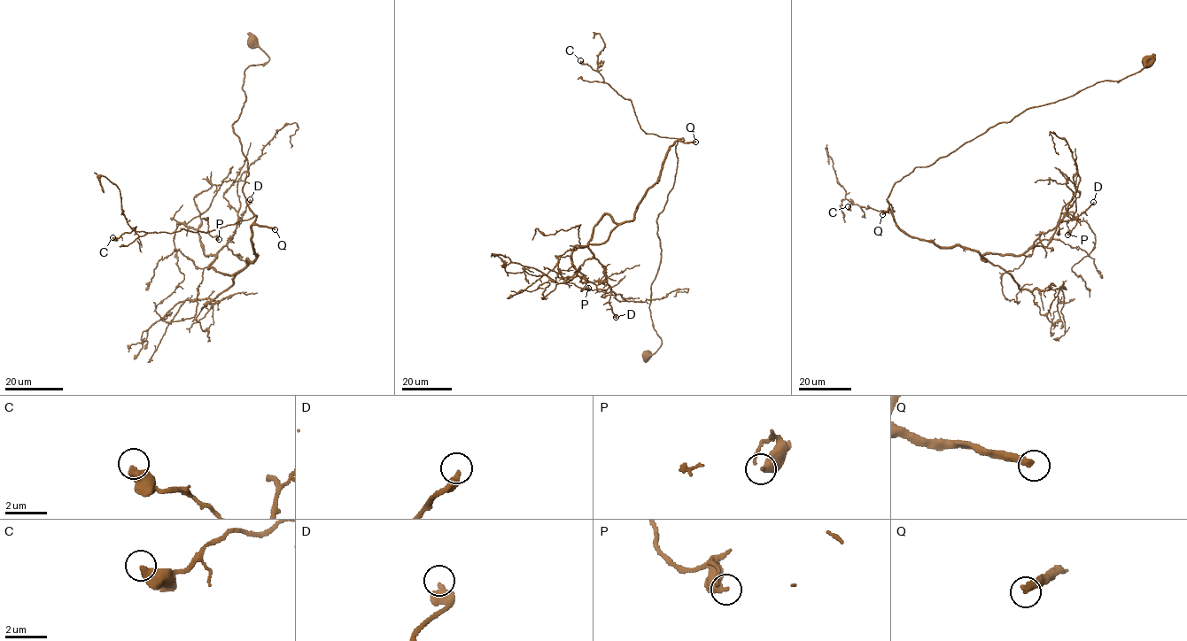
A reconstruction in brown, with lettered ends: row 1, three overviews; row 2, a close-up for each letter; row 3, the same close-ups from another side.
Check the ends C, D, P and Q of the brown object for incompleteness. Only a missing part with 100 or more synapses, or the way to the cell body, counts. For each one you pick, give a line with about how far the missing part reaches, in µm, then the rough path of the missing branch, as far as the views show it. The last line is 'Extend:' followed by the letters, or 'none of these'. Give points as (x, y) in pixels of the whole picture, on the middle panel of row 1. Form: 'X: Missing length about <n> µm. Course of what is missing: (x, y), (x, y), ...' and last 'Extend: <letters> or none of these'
Q: Missing length about 200 µm
Extend: Q

